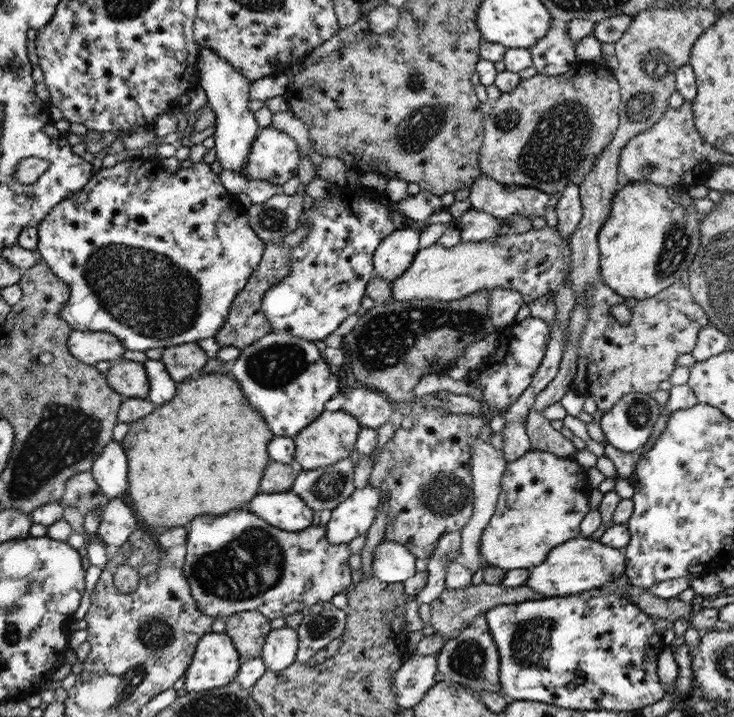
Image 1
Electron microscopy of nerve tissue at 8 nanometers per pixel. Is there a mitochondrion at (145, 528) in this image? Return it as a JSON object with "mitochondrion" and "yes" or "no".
{"mitochondrion":"no"}

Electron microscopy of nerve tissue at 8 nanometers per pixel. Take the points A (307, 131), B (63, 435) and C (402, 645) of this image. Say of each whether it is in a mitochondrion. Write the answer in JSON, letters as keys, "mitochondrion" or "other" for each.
{"A":"other","B":"mitochondrion","C":"other"}

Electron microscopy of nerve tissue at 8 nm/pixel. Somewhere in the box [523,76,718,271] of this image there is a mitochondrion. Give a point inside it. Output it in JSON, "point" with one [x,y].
{"point":[644,167]}

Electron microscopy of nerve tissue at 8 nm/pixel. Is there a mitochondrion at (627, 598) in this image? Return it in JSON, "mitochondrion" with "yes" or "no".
{"mitochondrion":"no"}

